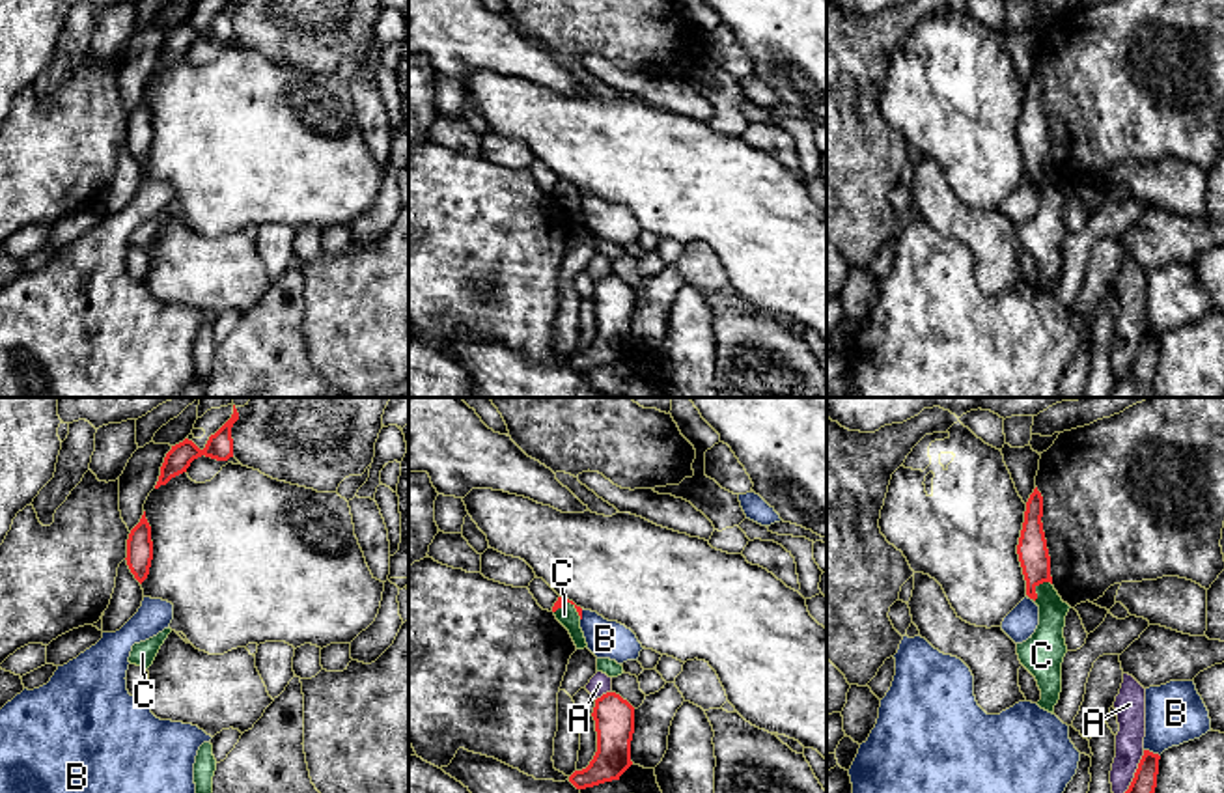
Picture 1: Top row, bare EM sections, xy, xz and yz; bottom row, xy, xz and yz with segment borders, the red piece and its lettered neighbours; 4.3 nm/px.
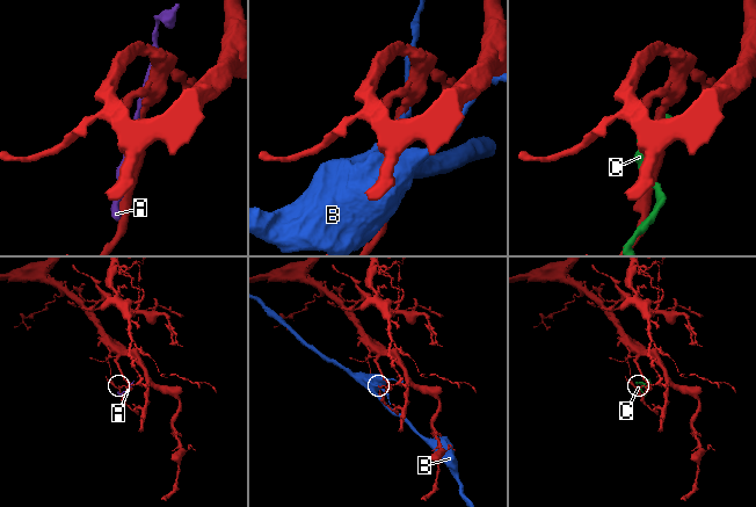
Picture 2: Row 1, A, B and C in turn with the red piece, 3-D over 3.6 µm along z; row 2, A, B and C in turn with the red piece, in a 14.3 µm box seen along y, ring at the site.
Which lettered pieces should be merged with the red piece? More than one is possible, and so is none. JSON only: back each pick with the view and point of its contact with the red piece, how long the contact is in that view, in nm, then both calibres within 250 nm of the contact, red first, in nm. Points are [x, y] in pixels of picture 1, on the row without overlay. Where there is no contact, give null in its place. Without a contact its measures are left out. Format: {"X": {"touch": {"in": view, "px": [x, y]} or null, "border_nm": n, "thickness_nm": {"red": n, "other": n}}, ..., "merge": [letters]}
{"C": {"touch": {"in": "yz", "px": [1034, 170]}, "border_nm": 110, "thickness_nm": {"red": 130, "other": 160}}, "merge": ["C"]}

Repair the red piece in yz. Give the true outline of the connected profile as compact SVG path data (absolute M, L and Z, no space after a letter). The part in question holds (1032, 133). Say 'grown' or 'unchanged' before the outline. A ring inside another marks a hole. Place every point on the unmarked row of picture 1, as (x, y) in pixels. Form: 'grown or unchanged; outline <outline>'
grown; outline M1036 69L1026 84L1017 136L1026 162L1026 177L1039 188L1039 207L1026 224L1017 226L1017 237L1037 263L1041 272L1037 287L1054 297L1062 274L1062 244L1067 235L1064 209L1071 188L1052 168L1041 99L1043 78Z

